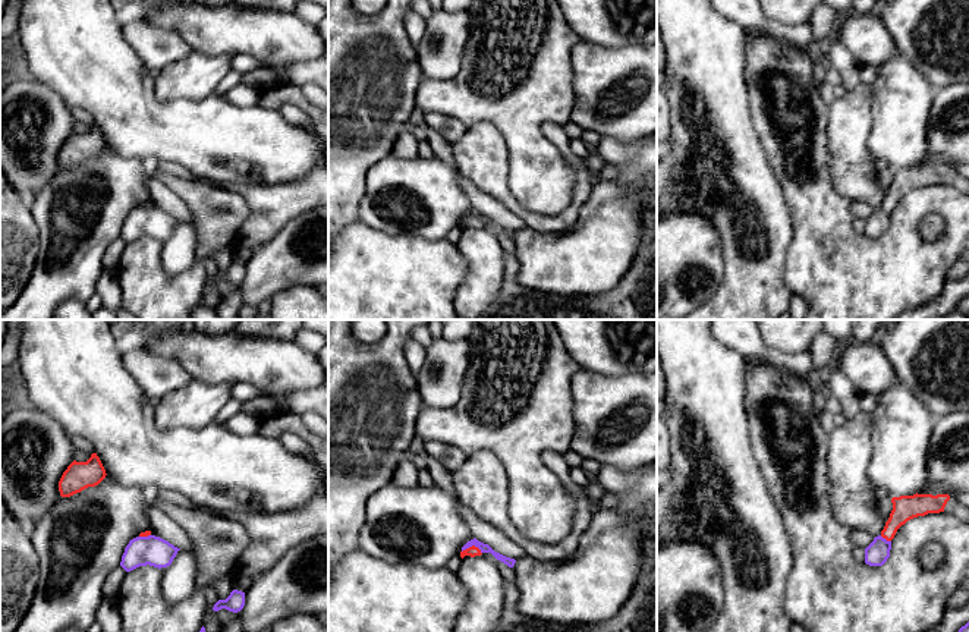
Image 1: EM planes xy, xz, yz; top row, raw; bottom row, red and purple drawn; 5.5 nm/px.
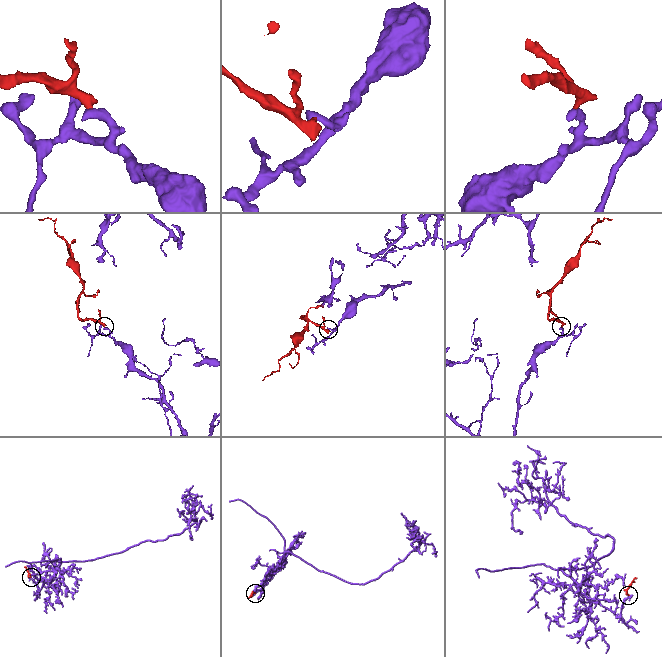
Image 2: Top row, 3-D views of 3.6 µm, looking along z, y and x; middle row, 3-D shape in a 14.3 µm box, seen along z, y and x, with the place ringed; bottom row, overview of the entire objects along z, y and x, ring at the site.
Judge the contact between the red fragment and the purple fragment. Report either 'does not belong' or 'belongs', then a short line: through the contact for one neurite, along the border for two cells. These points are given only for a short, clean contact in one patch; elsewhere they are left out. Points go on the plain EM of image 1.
does not belong; line xz (481, 222), (469, 217), (462, 223)

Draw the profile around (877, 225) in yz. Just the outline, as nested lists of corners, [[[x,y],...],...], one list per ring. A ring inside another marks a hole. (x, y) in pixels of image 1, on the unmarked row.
[[[881,207],[865,220],[865,235],[869,238],[883,238],[890,229],[891,213],[887,213]]]

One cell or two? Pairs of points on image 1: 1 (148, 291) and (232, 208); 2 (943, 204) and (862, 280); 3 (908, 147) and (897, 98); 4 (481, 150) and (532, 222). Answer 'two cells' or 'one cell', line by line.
1: one cell
2: one cell
3: one cell
4: one cell

